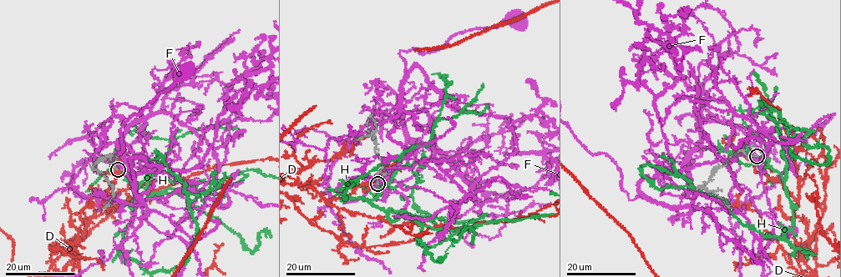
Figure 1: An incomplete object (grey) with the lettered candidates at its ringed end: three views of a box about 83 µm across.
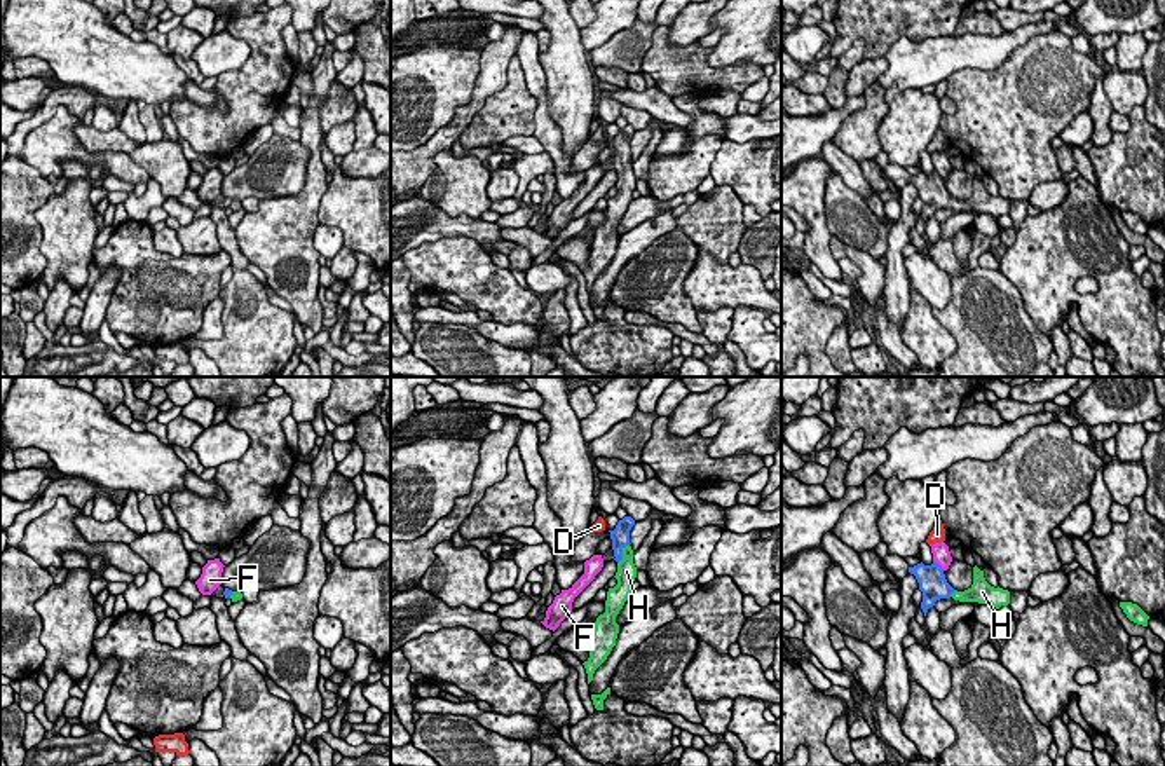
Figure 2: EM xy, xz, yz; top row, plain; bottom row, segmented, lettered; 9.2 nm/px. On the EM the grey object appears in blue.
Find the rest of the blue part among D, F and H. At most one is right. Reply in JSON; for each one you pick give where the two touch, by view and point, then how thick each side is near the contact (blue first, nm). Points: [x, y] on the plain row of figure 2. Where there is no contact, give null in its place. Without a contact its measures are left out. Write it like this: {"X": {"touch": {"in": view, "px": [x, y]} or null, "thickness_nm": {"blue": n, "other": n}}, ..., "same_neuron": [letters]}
{"H": {"touch": {"in": "xz", "px": [621, 163]}, "thickness_nm": {"blue": 170, "other": 190}}, "same_neuron": ["H"]}

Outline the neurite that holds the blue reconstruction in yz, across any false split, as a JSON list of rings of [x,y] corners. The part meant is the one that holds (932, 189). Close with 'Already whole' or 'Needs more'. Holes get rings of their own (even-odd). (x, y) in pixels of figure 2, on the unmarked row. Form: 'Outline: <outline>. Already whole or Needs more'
Outline: [[[935,169],[931,174],[924,174],[921,171],[909,176],[909,181],[916,185],[919,199],[923,201],[921,218],[924,225],[937,209],[949,206],[959,211],[991,213],[996,218],[1010,213],[1010,201],[999,195],[991,195],[984,187],[984,180],[980,180],[977,174],[973,176],[973,194],[964,201],[954,199],[947,192],[944,178]]]. Needs more

